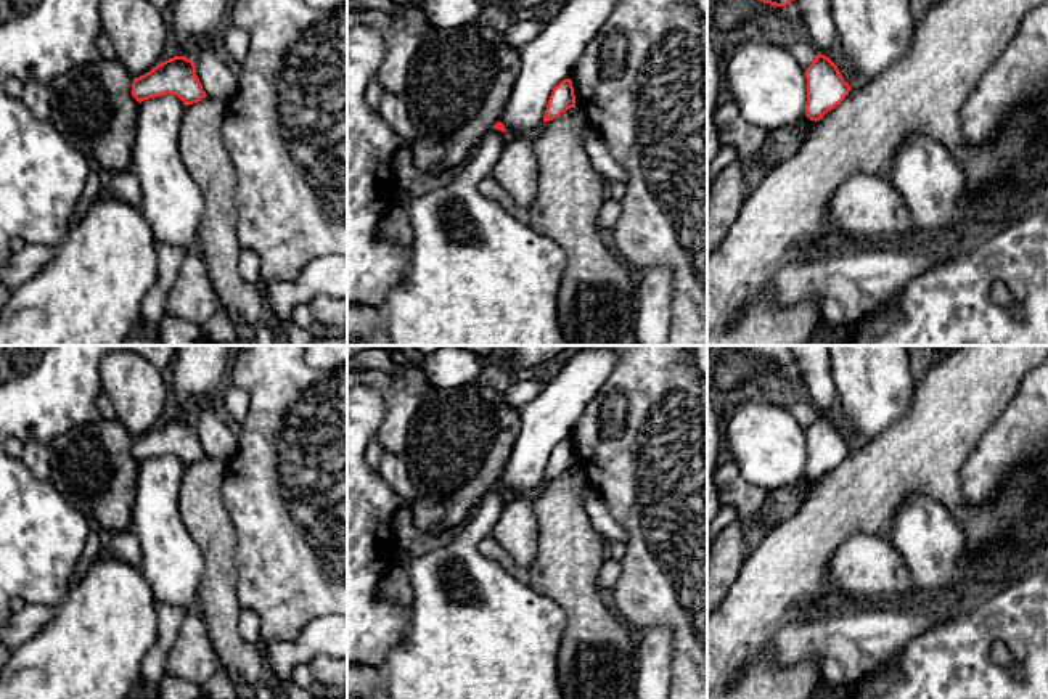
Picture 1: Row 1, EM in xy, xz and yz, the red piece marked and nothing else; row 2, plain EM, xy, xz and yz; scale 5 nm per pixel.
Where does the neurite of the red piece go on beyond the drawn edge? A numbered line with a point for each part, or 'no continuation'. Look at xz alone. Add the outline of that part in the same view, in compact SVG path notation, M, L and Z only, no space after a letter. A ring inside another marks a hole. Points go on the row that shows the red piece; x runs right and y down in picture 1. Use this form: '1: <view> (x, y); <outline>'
1: xz (479, 275); M492 127L476 148L471 159L465 164L463 172L452 177L445 186L429 190L416 198L405 193L402 199L394 201L394 207L407 209L408 222L413 228L413 243L408 247L408 275L399 286L387 292L384 304L379 307L386 320L386 333L389 334L391 345L571 345L563 336L558 317L558 294L566 268L564 251L555 239L534 231L519 212L514 214L505 211L497 201L484 196L477 190L481 178L489 175L495 167L503 148L505 132Z

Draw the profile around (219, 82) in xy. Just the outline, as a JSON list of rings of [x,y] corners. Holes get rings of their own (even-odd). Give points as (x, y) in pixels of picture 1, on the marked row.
[[[206,43],[194,59],[196,76],[206,95],[212,100],[227,101],[235,95],[238,87],[238,74],[231,72],[211,43]]]

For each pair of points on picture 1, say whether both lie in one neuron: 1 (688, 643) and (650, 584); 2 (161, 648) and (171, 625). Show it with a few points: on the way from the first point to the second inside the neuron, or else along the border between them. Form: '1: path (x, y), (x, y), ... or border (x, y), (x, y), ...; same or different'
1: path (688, 629), (687, 621), (664, 598); same
2: path (164, 643), (167, 630); same

